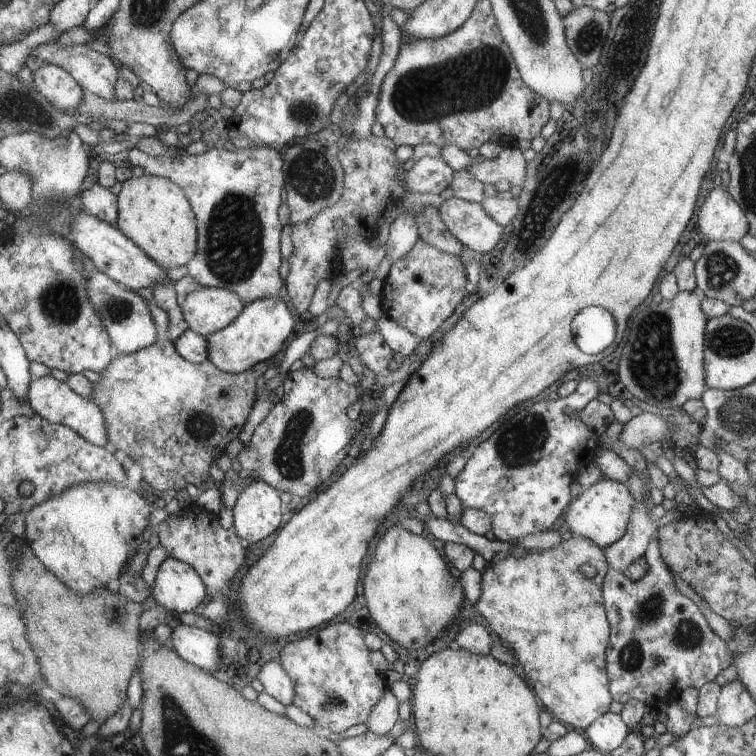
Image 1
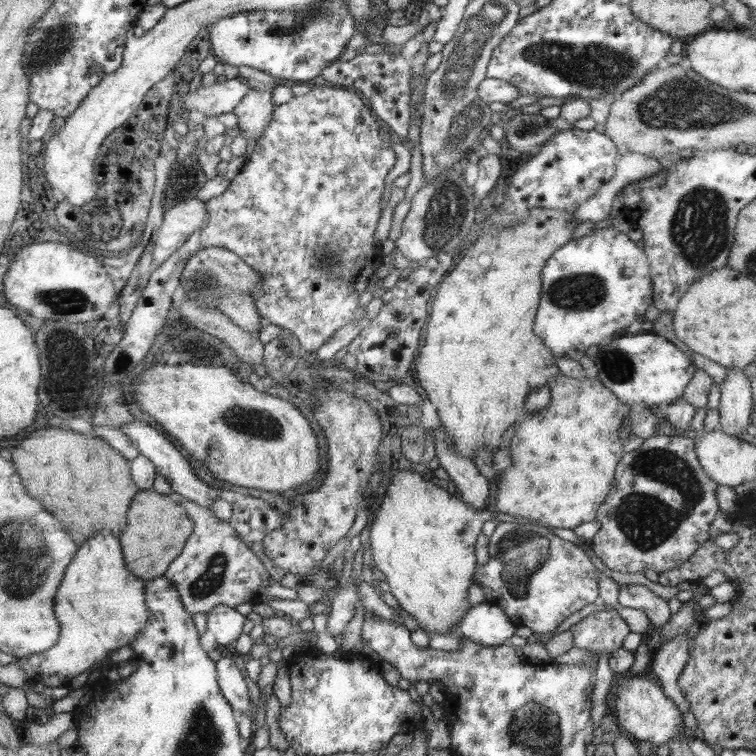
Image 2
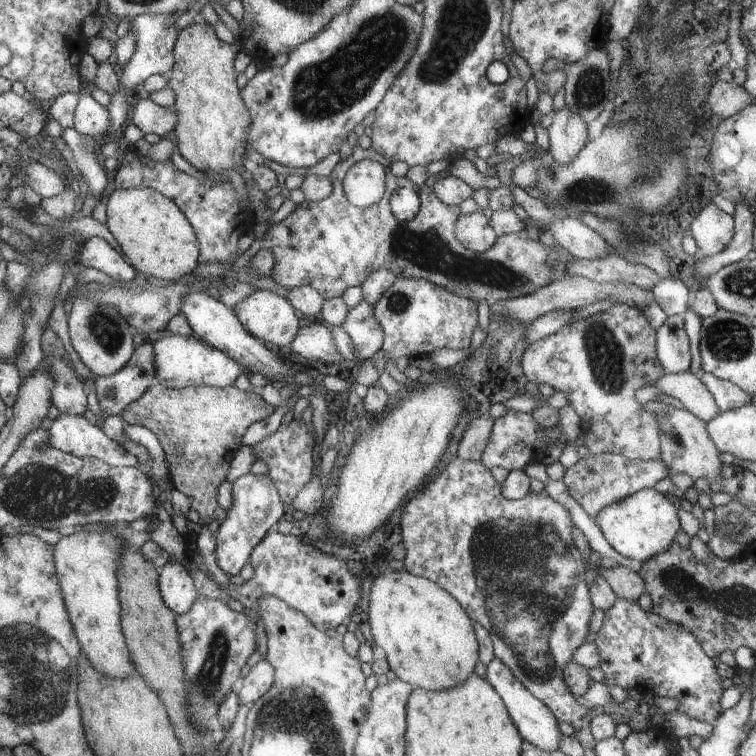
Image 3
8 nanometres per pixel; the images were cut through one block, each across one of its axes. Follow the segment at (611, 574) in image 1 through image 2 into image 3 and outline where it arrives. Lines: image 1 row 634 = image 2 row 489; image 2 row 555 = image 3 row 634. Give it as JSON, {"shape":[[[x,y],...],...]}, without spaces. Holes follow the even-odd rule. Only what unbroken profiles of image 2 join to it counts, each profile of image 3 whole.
{"shape":[[[617,598],[614,606],[610,610],[604,612],[604,624],[596,634],[596,648],[598,648],[598,656],[600,656],[601,678],[604,684],[612,686],[620,686],[624,690],[632,690],[649,693],[651,697],[662,696],[666,698],[674,698],[678,700],[677,710],[684,712],[686,716],[701,720],[706,724],[713,724],[719,714],[722,712],[720,699],[722,696],[722,678],[716,672],[716,664],[700,646],[700,641],[695,634],[688,632],[686,628],[672,624],[668,620],[664,620],[662,616],[654,614],[651,610],[642,610],[637,602],[630,602],[623,598]]]}

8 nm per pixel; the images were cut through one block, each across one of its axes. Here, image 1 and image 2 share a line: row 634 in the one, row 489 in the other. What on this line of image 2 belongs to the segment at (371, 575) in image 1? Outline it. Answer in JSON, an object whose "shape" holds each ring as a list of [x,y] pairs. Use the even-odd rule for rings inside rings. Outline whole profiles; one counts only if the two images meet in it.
{"shape":[[[402,470],[394,472],[393,481],[385,493],[369,531],[374,562],[386,576],[384,578],[400,608],[413,617],[422,631],[448,634],[450,629],[458,629],[458,623],[473,607],[468,602],[468,588],[472,584],[472,574],[477,570],[475,544],[483,524],[487,520],[495,520],[492,509],[476,510],[450,492],[438,488],[434,482],[426,482],[422,475]]]}

